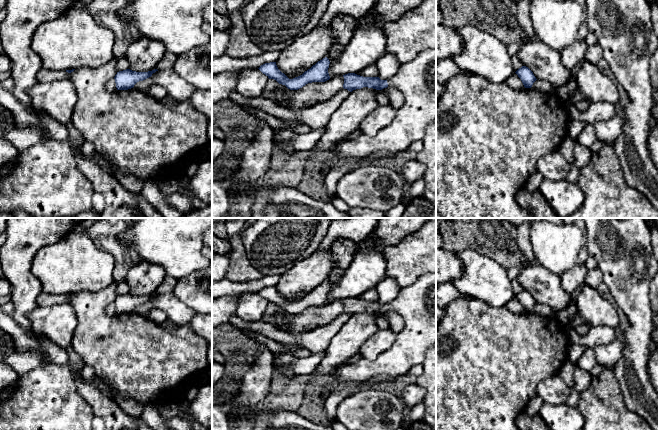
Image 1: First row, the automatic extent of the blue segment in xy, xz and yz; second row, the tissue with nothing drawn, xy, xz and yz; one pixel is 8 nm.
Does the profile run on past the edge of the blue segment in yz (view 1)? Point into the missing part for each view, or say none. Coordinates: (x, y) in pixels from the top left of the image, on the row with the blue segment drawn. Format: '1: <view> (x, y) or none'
1: none

